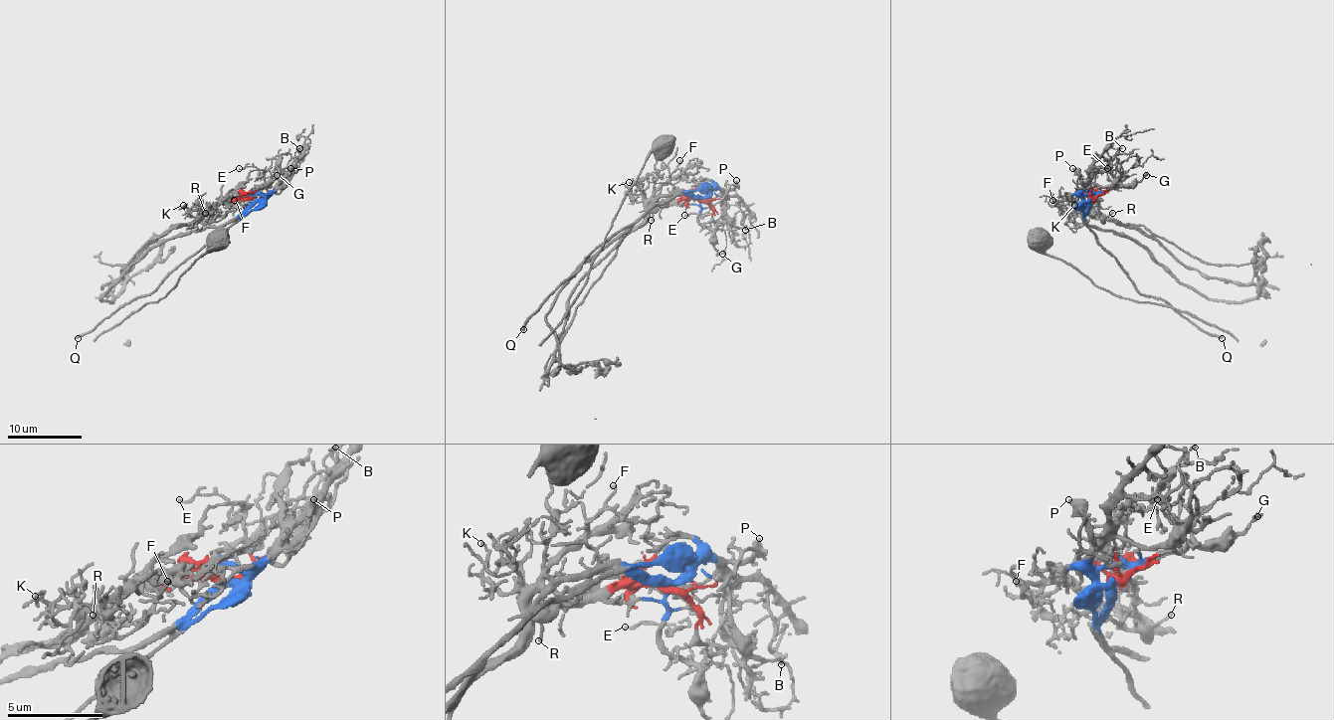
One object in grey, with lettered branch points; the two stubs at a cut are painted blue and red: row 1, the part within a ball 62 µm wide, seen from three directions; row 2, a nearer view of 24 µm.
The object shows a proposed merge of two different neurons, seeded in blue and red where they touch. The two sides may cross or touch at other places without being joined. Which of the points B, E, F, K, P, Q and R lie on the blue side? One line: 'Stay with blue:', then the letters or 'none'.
Stay with blue: B, P, Q

